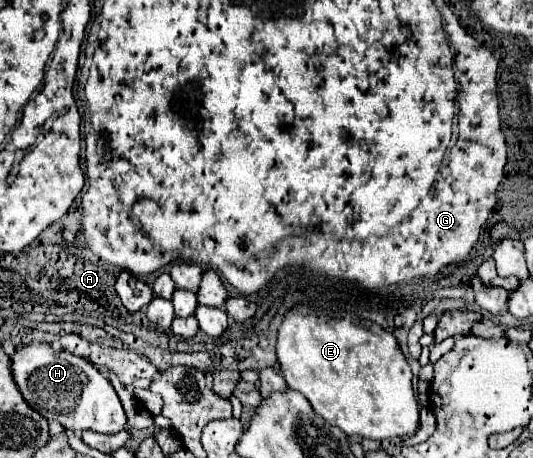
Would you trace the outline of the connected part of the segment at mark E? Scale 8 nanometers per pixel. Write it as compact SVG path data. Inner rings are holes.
M295 307L291 309L287 315L285 315L285 321L279 329L279 337L277 337L277 359L279 359L279 365L281 365L281 373L289 385L289 389L293 391L299 391L307 397L307 401L311 403L313 411L317 415L321 415L329 425L335 425L339 427L345 435L359 435L363 439L375 439L375 441L385 441L385 439L395 439L395 437L411 437L413 433L419 431L419 403L415 399L415 391L413 391L413 383L411 383L411 367L405 359L405 355L401 353L399 345L397 345L397 339L383 331L379 325L371 323L371 321L365 321L365 319L359 319L354 321L352 315L345 314L339 318L337 317L319 317L315 315L311 309L307 307Z

